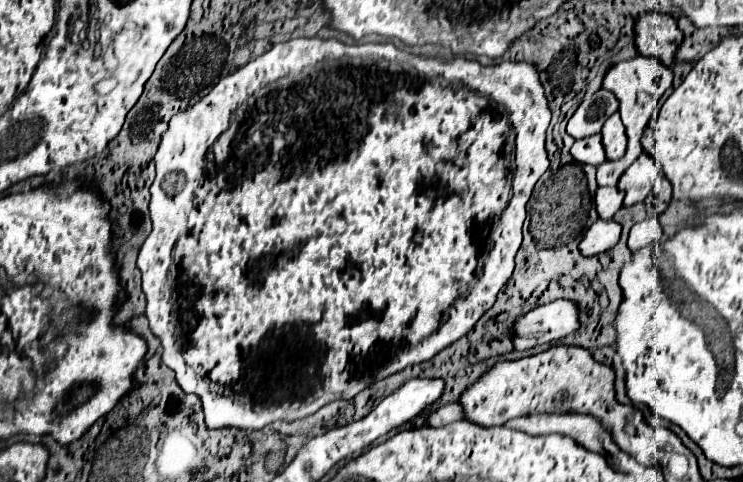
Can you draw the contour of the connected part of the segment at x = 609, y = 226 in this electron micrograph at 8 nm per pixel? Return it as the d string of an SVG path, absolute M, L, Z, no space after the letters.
M596 220L586 232L582 242L578 244L578 250L582 256L596 256L616 246L620 240L622 226L614 220Z

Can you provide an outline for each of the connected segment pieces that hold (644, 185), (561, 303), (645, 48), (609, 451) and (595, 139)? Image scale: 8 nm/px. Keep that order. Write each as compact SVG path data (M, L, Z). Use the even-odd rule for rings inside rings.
M640 154L640 158L618 180L618 190L624 192L624 206L642 202L652 192L658 174L654 160L648 154Z
M556 300L538 306L514 322L514 350L530 350L540 344L556 342L580 326L578 308L570 300Z
M642 14L636 20L636 46L642 56L658 58L664 66L672 66L676 50L684 34L678 30L676 20L668 14Z
M570 412L568 414L530 414L526 416L526 432L532 436L542 436L542 434L552 434L552 432L570 436L572 440L576 440L580 446L588 448L590 452L602 454L608 460L608 464L618 464L620 448L612 440L610 430L606 430L606 426L590 414L570 414Z
M600 134L576 140L572 150L570 150L572 158L580 164L592 164L592 166L600 166L606 160L604 154L604 146L602 146L602 138Z

